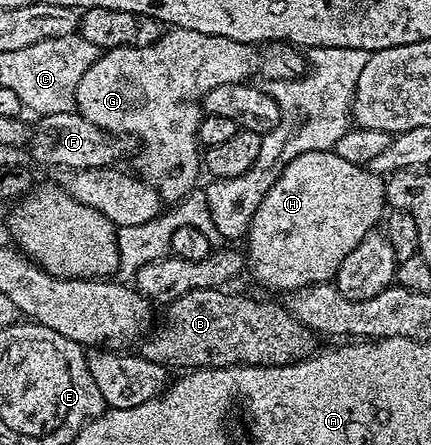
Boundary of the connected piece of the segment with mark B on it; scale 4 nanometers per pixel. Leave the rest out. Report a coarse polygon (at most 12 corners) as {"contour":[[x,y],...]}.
{"contour":[[222,288],[165,305],[140,355],[168,370],[294,364],[316,334]]}

